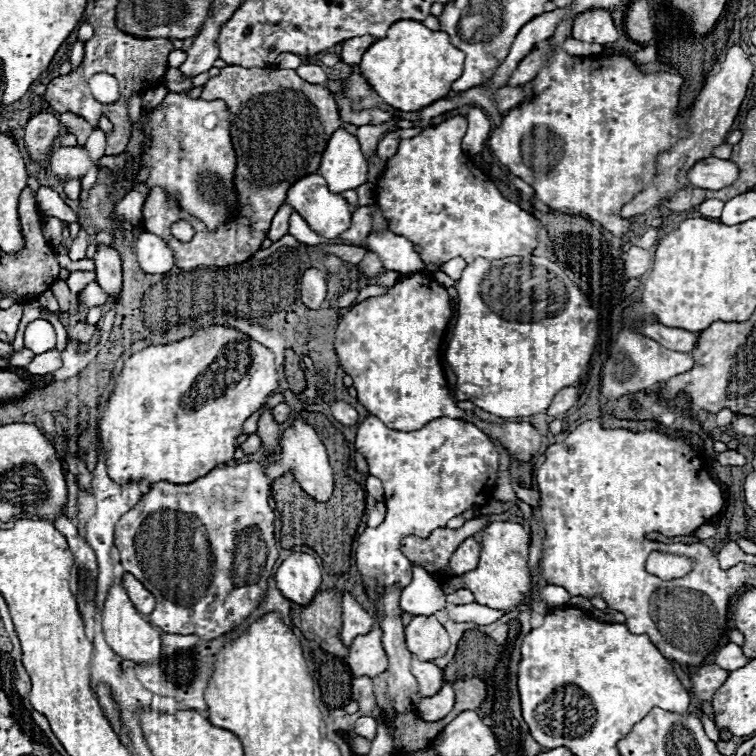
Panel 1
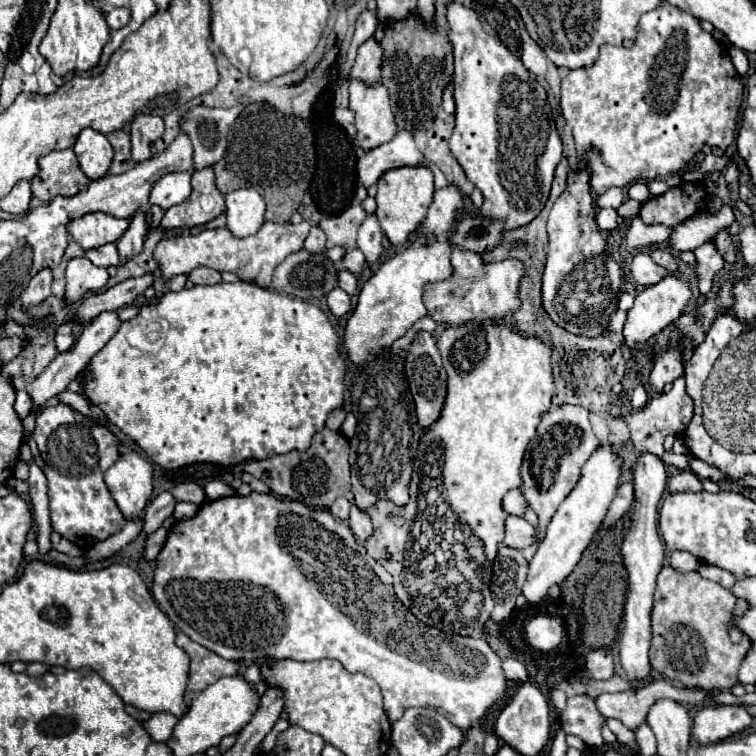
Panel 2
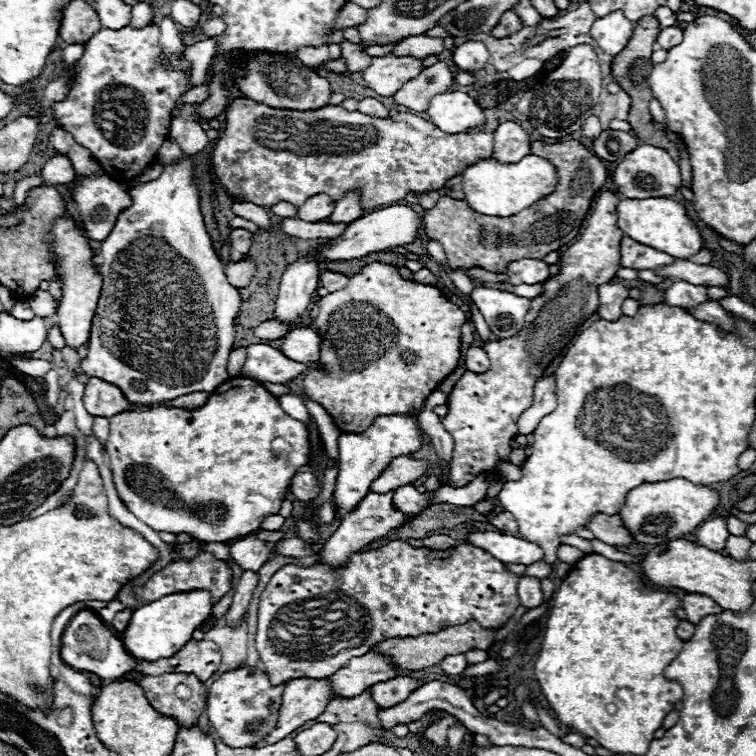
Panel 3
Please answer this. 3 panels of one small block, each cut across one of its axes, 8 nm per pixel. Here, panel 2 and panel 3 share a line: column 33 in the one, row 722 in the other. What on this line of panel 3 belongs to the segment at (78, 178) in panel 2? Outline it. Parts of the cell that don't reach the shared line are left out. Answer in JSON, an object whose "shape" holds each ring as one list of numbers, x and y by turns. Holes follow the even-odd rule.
{"shape":[[192,674,142,676,140,686,152,708,164,716,174,716,180,726,194,724,206,708,206,688]]}

